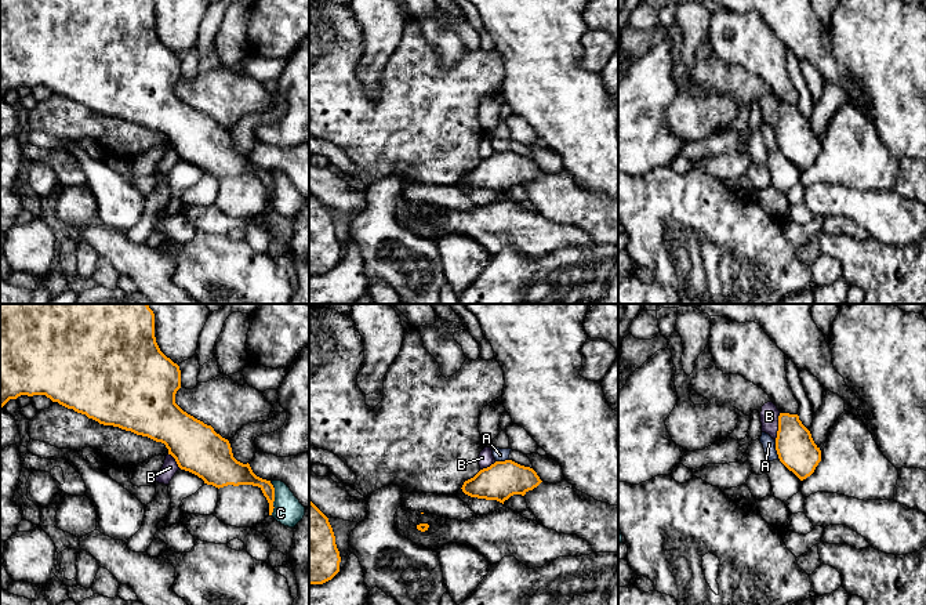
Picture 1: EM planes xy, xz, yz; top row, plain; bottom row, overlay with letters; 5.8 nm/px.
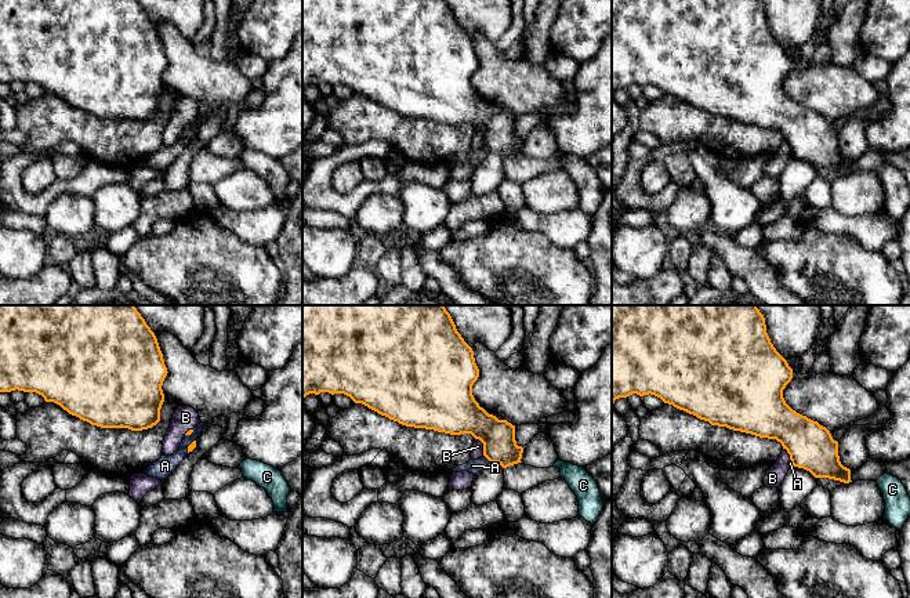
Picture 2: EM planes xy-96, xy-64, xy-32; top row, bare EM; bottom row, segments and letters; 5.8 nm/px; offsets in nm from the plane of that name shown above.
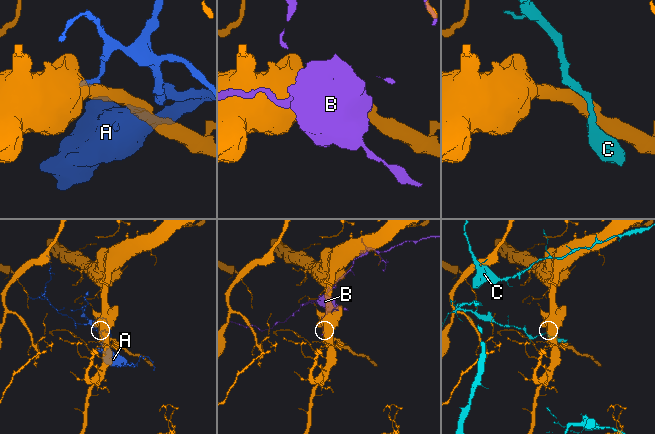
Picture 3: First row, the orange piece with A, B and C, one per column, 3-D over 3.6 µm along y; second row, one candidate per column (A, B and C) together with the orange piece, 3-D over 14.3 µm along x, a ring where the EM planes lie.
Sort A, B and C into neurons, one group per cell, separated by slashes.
A / B / C

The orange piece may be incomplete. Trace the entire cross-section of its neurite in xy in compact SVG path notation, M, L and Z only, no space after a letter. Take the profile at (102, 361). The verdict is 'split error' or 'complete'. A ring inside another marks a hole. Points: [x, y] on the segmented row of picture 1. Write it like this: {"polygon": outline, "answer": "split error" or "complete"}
{"polygon": "M0 304L0 409L21 395L46 395L104 425L161 442L178 467L207 485L258 486L273 512L275 488L233 457L228 439L175 403L181 370L159 348L148 304Z", "answer": "complete"}

